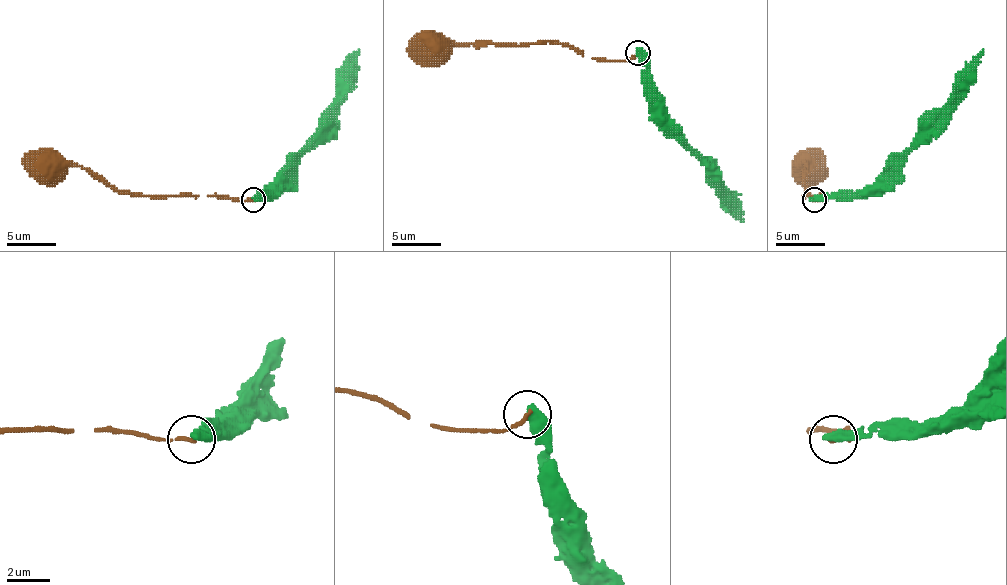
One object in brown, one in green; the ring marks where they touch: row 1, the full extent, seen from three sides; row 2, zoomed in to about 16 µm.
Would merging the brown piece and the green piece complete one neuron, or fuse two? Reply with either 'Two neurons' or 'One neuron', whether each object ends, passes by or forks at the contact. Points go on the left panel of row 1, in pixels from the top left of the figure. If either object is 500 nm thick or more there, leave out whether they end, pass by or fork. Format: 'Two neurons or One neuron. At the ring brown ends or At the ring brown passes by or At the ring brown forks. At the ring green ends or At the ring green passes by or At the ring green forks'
Two neurons

